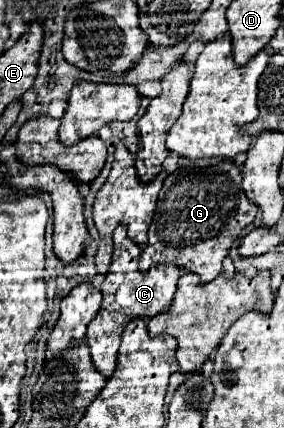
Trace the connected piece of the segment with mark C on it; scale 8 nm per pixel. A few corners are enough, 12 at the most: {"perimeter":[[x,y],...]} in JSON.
{"perimeter":[[182,271],[108,273],[88,325],[92,363],[114,365],[124,325],[172,305]]}

